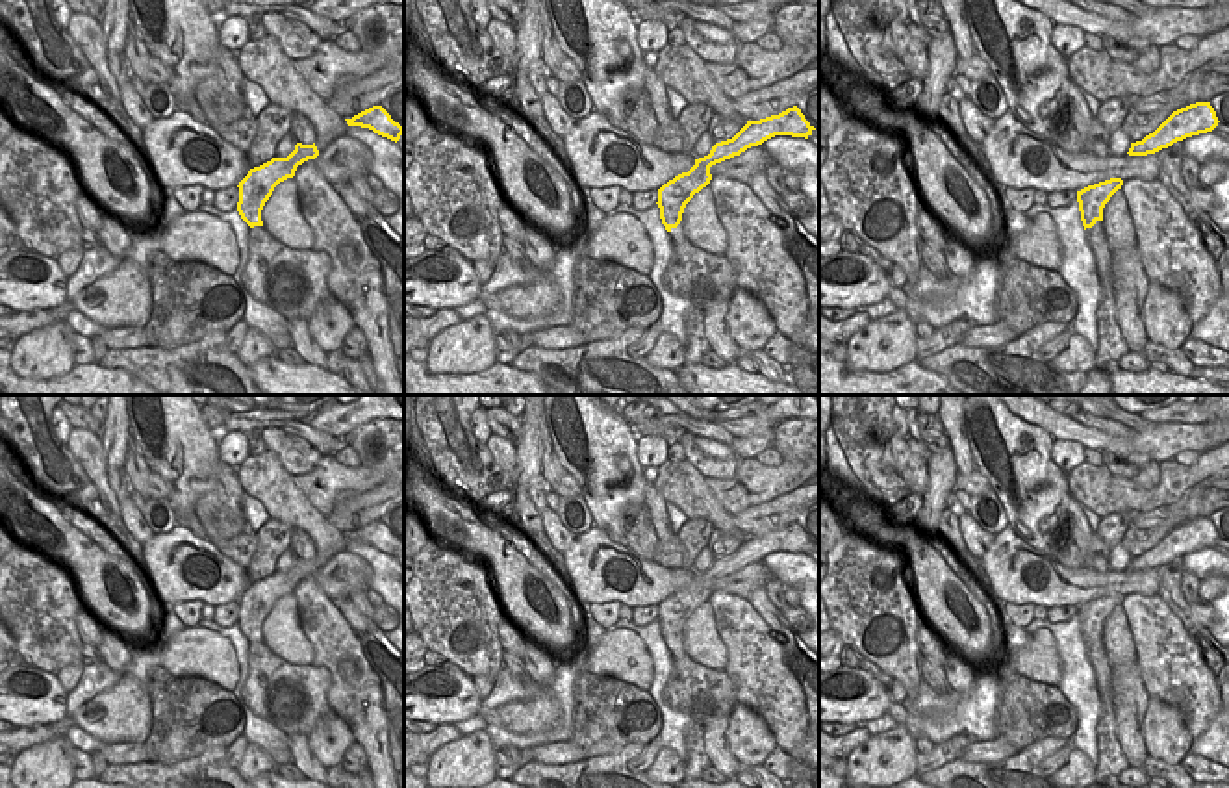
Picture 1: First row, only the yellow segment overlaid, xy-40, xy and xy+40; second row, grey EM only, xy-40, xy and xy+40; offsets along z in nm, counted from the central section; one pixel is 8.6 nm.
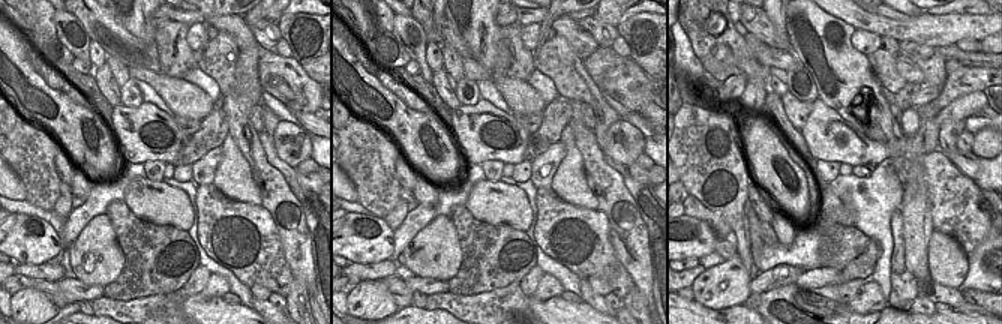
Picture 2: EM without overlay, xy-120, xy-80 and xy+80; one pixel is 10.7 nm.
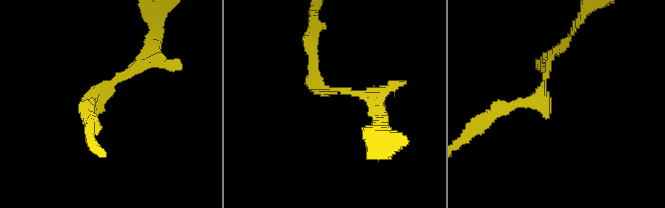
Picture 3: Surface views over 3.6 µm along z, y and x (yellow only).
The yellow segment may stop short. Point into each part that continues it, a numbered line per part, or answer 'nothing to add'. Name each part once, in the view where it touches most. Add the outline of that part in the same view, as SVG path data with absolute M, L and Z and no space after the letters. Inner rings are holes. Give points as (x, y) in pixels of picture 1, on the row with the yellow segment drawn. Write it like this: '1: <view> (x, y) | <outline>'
nothing to add

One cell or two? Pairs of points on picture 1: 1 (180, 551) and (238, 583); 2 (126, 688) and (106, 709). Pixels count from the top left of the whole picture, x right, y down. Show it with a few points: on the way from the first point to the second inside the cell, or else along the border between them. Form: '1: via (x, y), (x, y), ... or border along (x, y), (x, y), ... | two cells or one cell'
1: via (180, 571), (190, 586), (210, 590), (217, 584) | one cell
2: via (121, 694), (112, 703) | one cell

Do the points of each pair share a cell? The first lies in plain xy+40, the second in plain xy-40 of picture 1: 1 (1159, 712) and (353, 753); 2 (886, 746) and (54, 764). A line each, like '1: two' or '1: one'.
1: two
2: one

